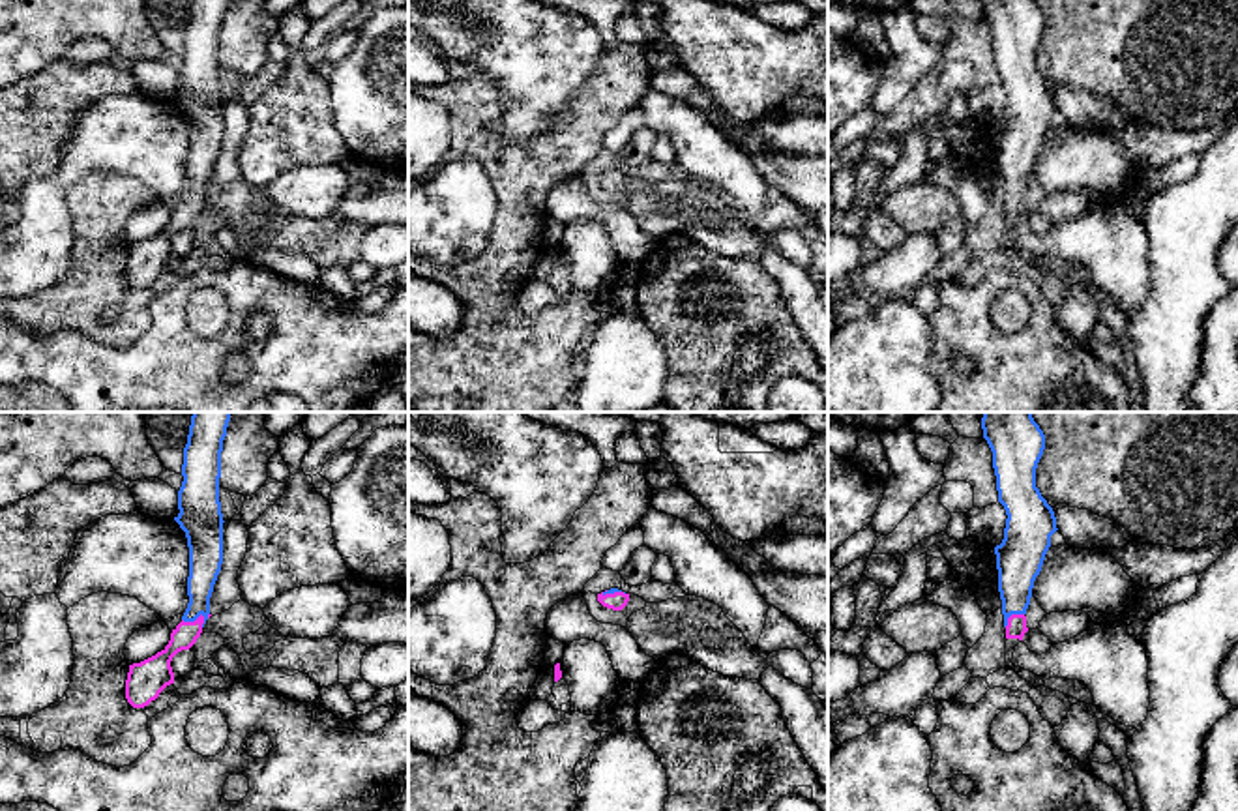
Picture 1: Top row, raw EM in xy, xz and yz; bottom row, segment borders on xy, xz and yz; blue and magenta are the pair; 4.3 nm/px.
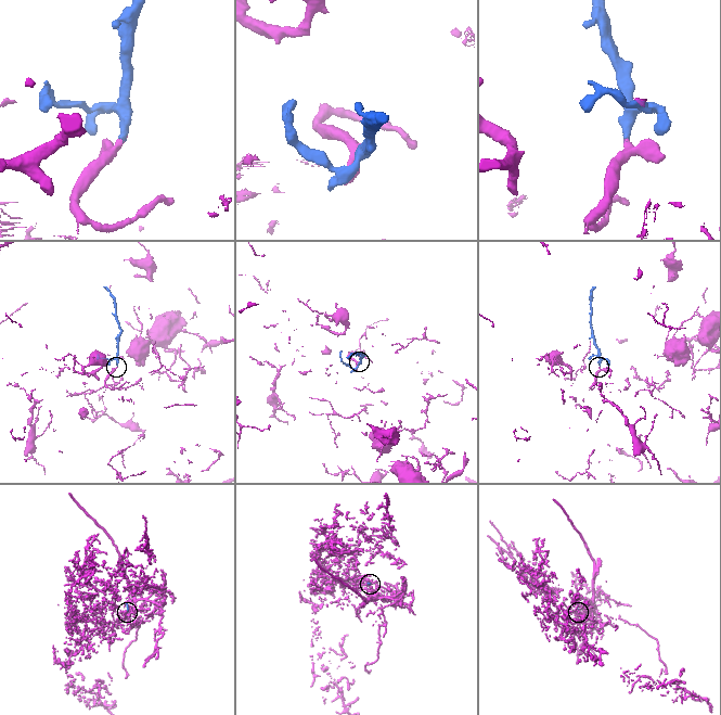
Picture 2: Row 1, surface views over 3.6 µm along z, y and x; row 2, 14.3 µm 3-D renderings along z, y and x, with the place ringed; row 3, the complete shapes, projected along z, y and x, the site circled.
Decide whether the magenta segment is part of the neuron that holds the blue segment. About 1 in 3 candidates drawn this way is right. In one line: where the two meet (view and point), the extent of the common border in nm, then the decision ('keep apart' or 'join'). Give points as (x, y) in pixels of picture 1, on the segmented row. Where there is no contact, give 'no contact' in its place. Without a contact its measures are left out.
xy (195, 619) | 120 nm | join

